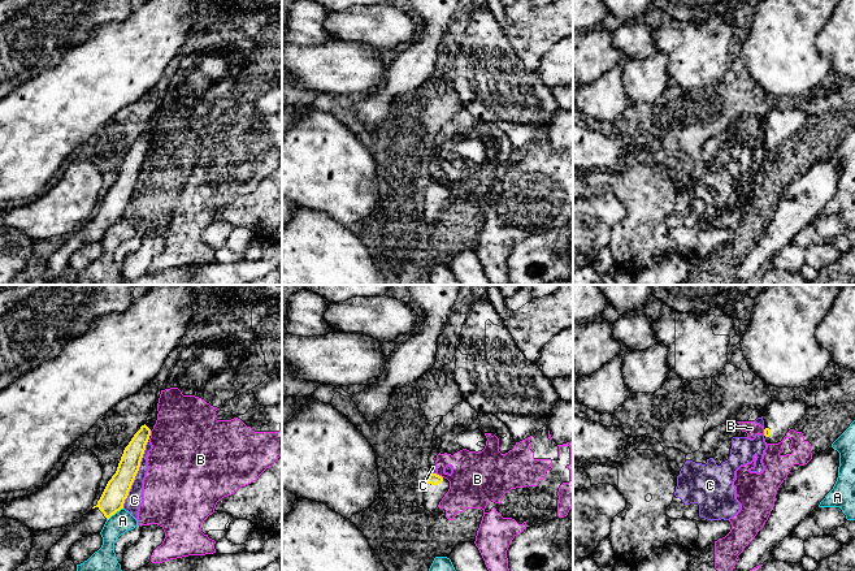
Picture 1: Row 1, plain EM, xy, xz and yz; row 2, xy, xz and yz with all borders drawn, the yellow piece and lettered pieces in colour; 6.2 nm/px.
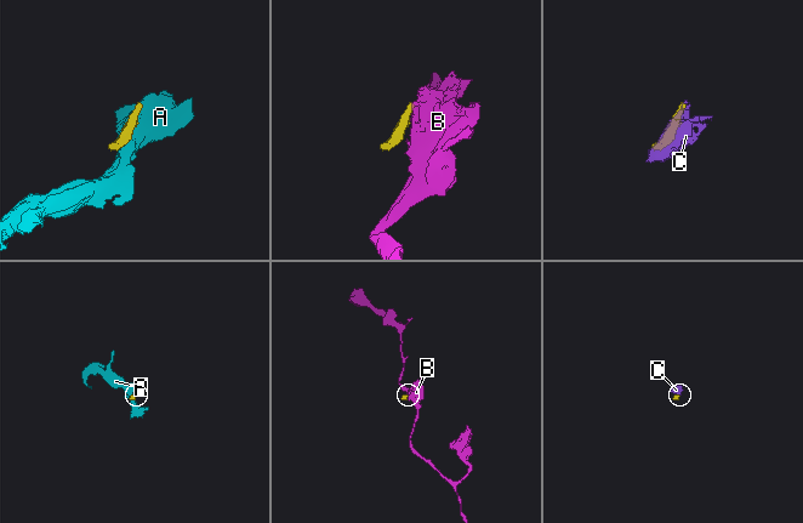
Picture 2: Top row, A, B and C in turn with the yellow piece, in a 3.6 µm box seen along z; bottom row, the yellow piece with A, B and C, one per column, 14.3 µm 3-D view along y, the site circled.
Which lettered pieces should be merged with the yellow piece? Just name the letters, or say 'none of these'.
none of these

